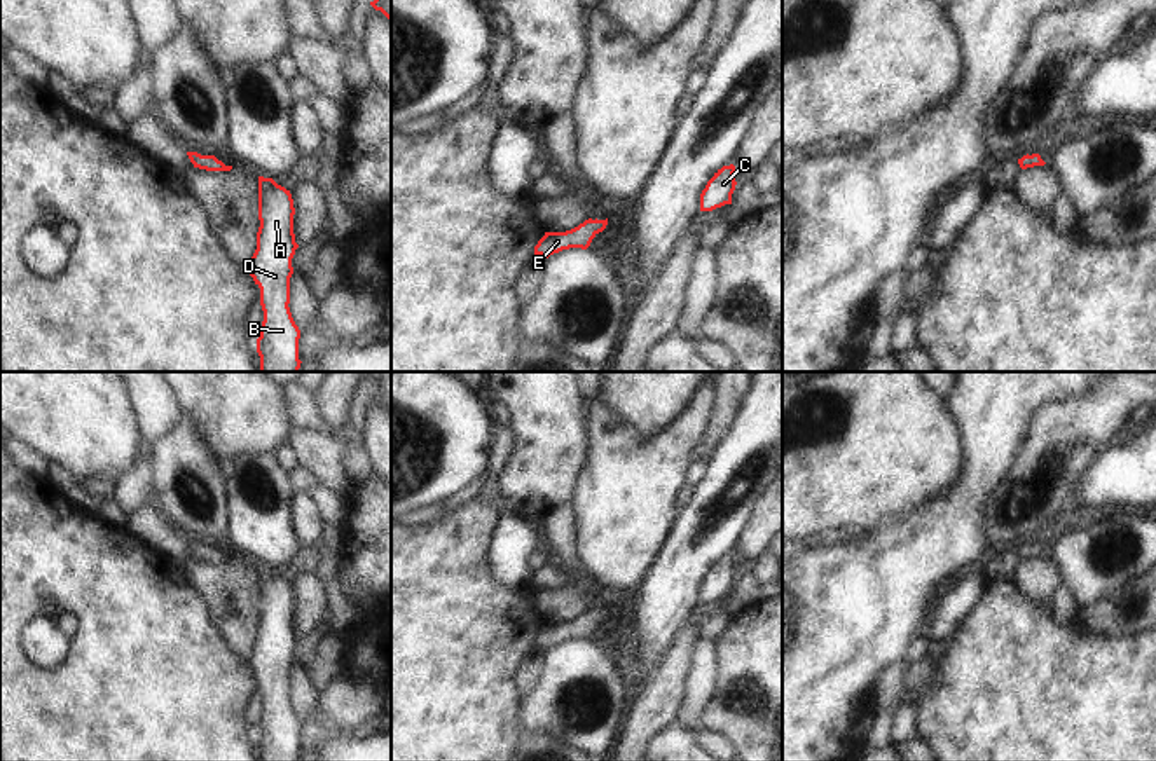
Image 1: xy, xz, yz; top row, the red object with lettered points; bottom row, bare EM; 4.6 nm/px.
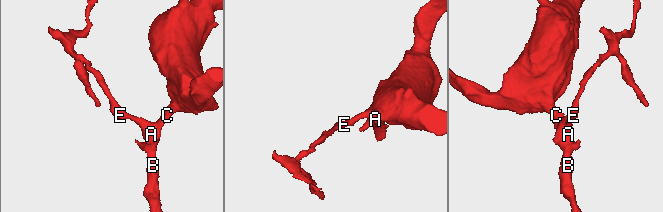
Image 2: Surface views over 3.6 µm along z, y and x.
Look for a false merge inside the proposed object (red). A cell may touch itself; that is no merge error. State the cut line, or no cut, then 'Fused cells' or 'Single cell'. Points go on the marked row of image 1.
No split. Single cell

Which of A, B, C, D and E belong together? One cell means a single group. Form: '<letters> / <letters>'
A B C D E

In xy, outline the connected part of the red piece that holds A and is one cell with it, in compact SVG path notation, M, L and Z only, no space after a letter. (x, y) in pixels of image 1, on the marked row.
M258 176L257 250L248 272L260 288L264 321L257 339L260 372L299 372L300 330L290 312L292 258L299 244L293 234L293 199L272 178Z

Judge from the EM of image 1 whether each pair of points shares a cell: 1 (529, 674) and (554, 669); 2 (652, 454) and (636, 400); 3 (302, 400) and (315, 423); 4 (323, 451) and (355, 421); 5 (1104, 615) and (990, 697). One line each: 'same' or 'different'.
1: different
2: different
3: same
4: same
5: different

